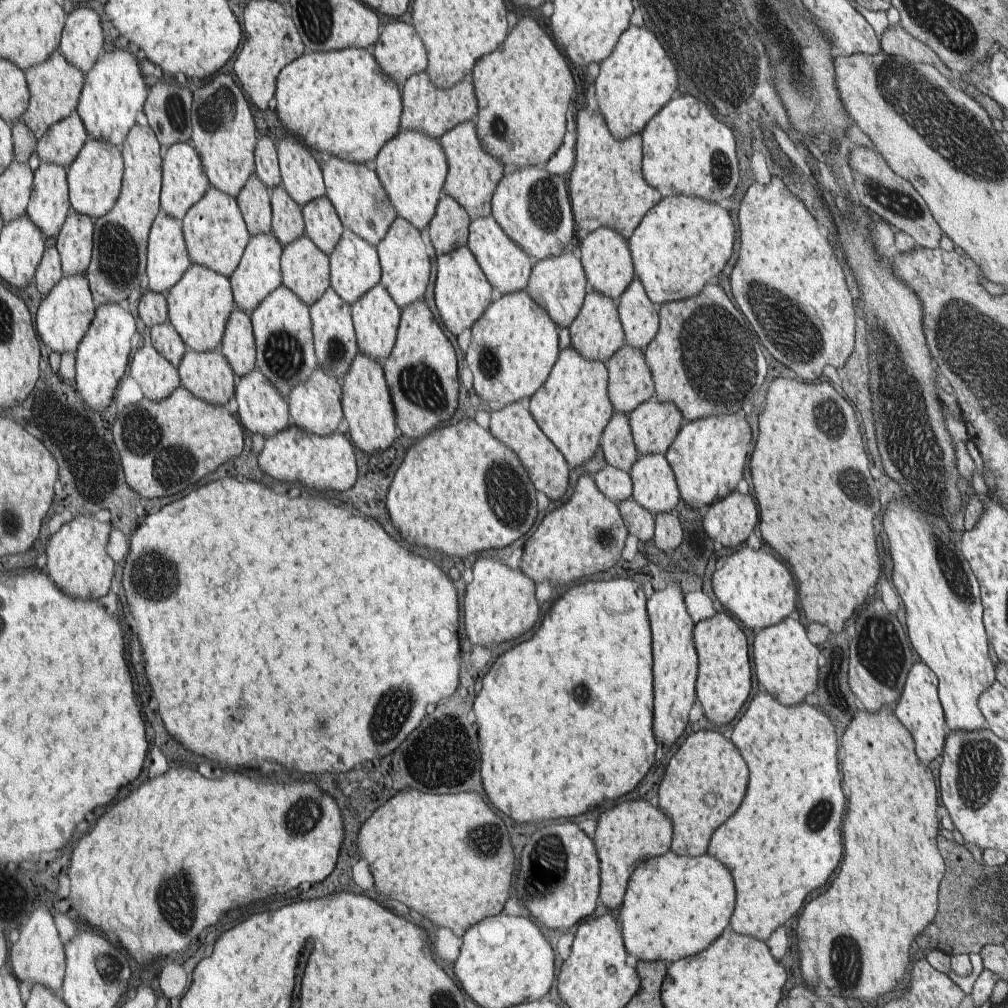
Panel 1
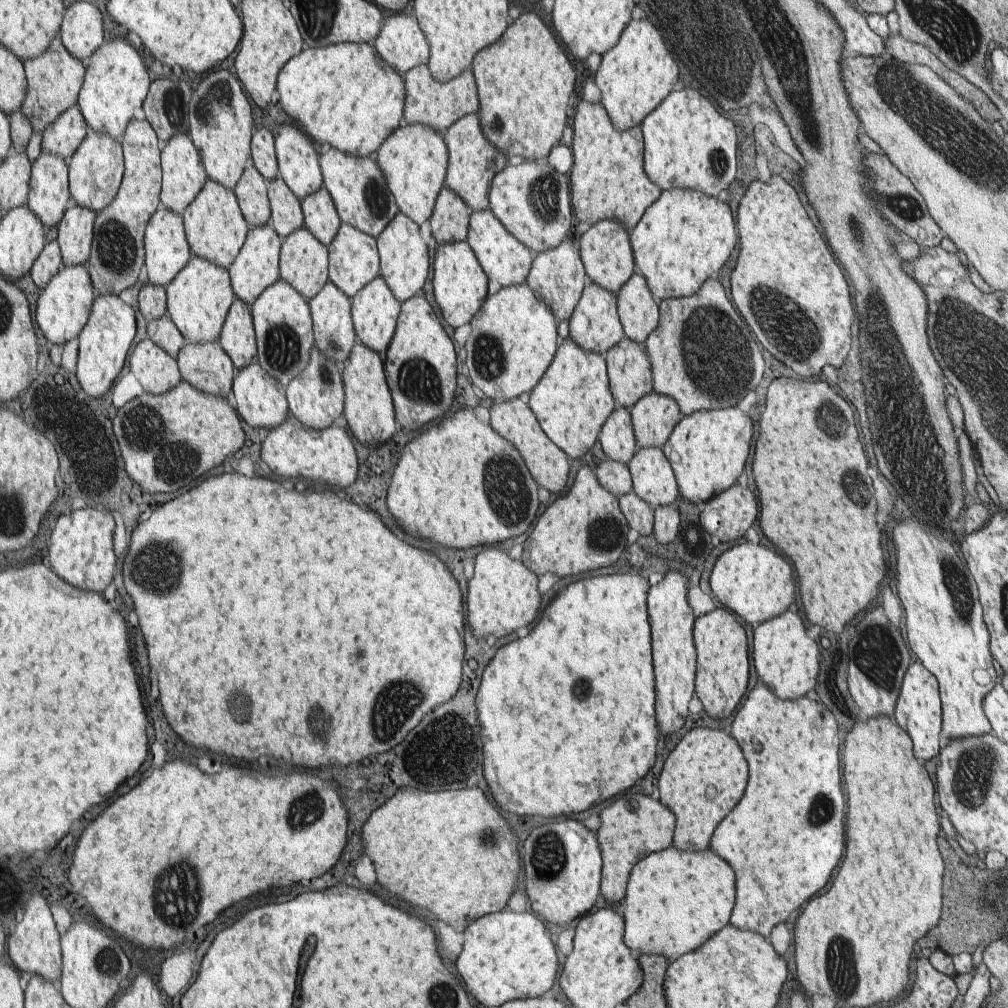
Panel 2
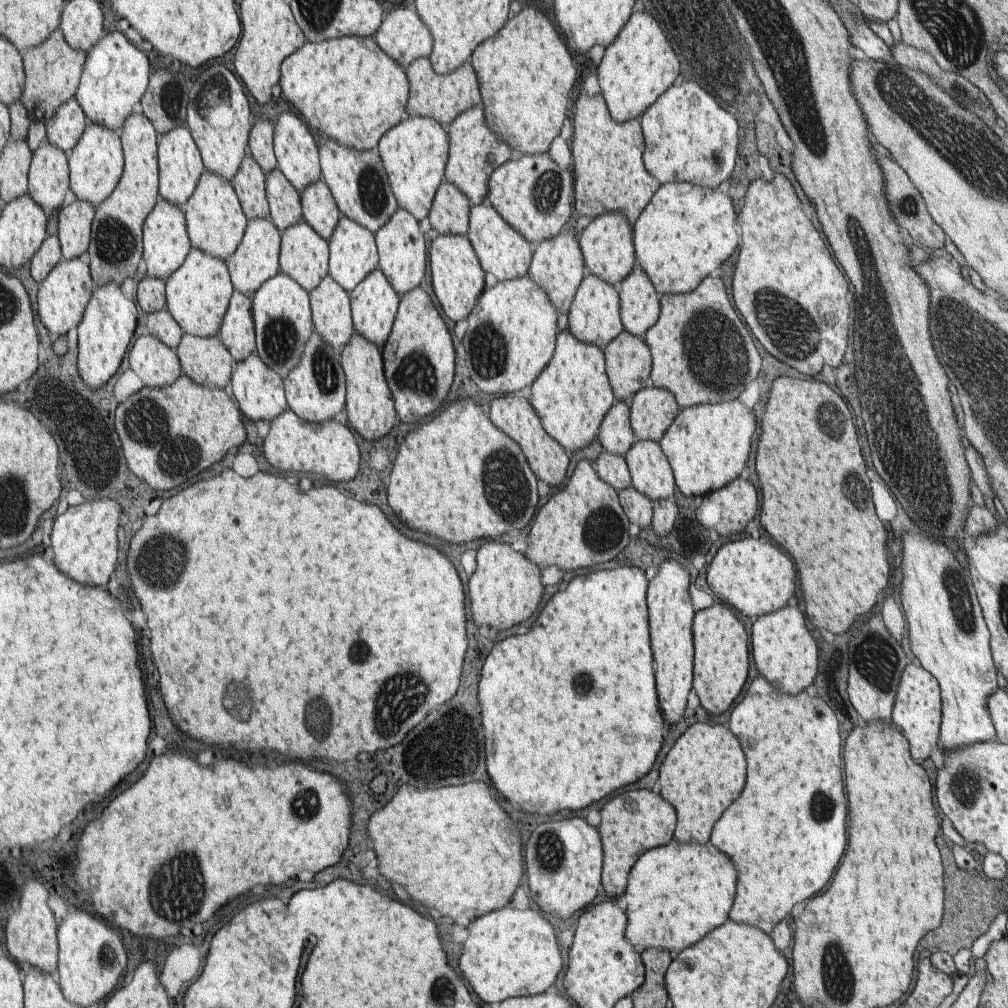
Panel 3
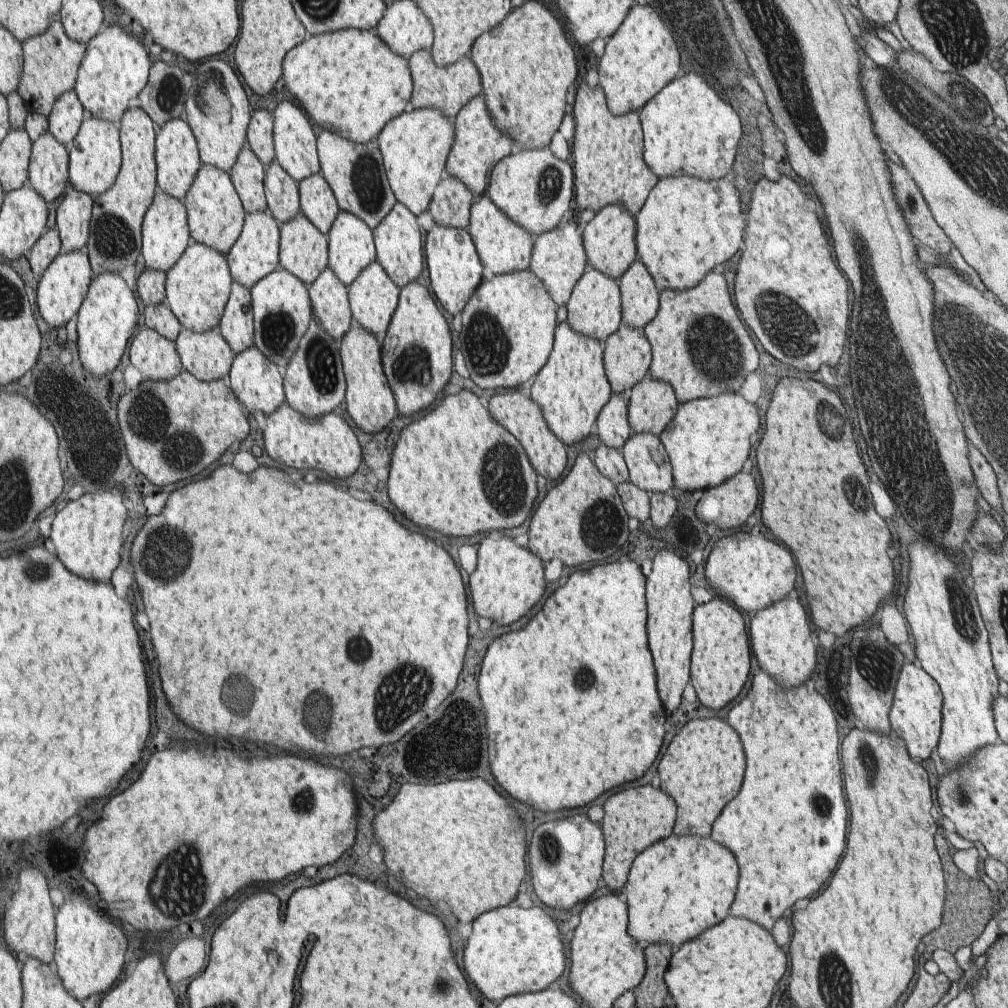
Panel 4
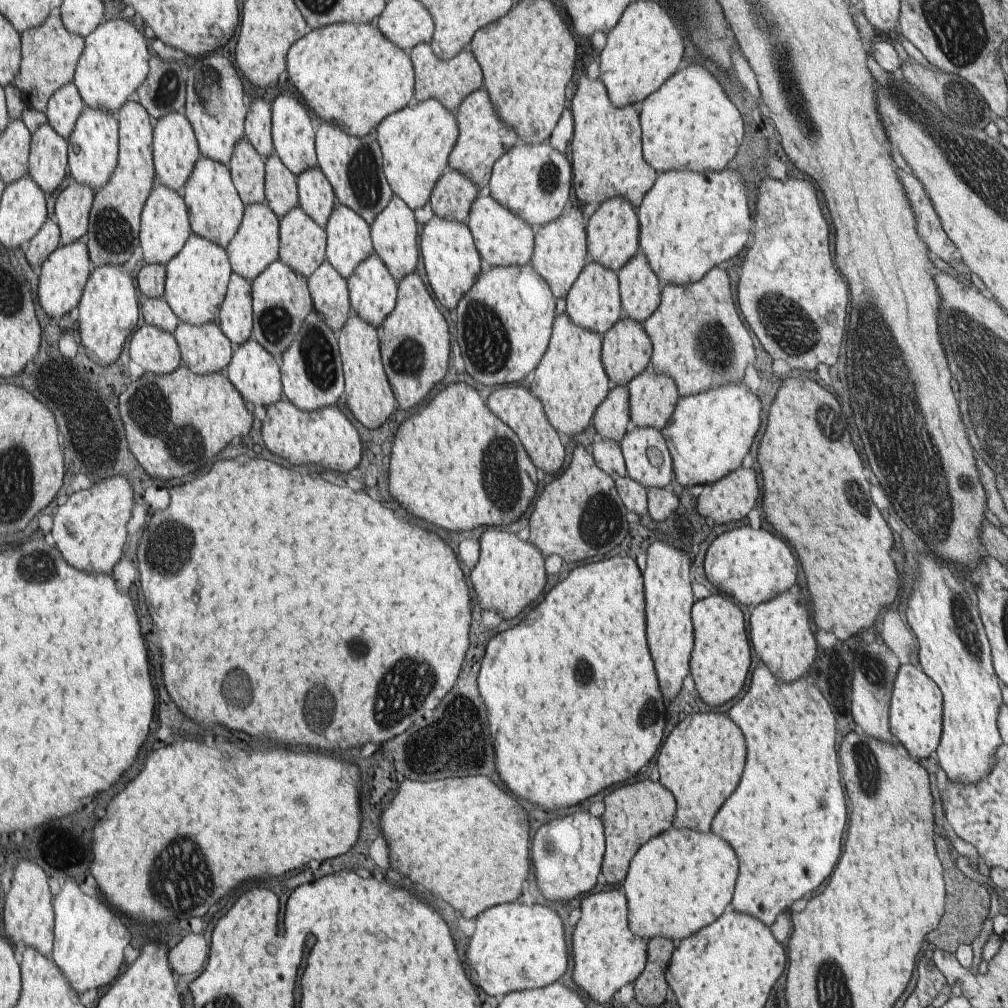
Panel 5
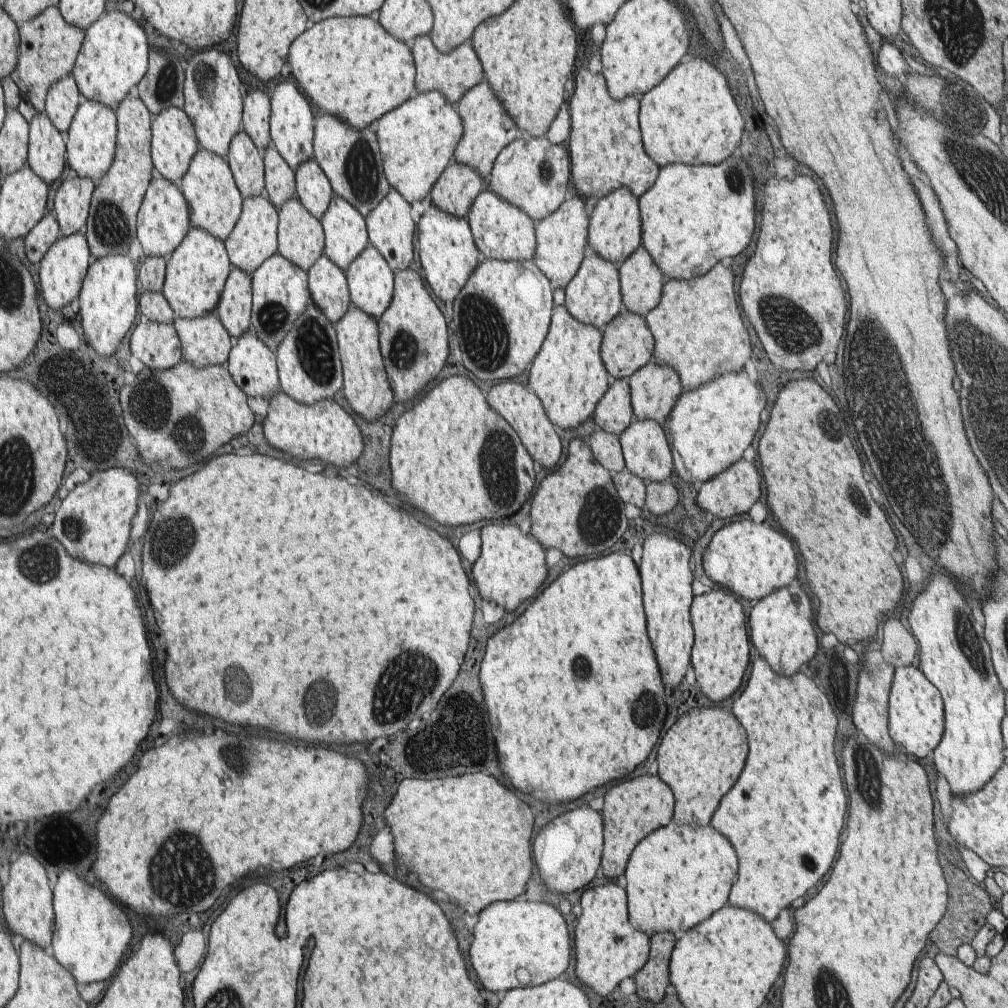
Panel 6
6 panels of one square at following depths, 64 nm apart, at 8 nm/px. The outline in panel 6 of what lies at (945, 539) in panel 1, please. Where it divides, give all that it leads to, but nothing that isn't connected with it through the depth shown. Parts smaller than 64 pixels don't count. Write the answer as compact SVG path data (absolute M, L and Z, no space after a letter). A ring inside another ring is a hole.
M934 574L932 582L914 600L908 622L912 634L920 644L920 668L924 676L942 695L944 709L943 735L934 752L934 766L937 774L944 776L950 785L951 794L966 796L980 790L1004 762L1005 744L1000 726L1005 716L1004 690L995 673L991 648L986 642L985 630L976 622L972 606L944 574Z

